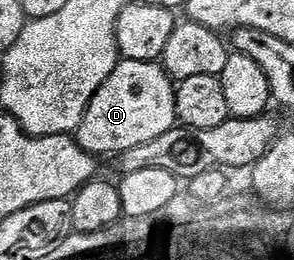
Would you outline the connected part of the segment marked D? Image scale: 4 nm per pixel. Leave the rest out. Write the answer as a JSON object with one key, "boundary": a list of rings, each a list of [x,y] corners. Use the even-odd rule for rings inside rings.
{"boundary":[[[125,58],[94,92],[74,137],[88,154],[115,156],[170,132],[176,125],[176,86],[163,65]]]}

